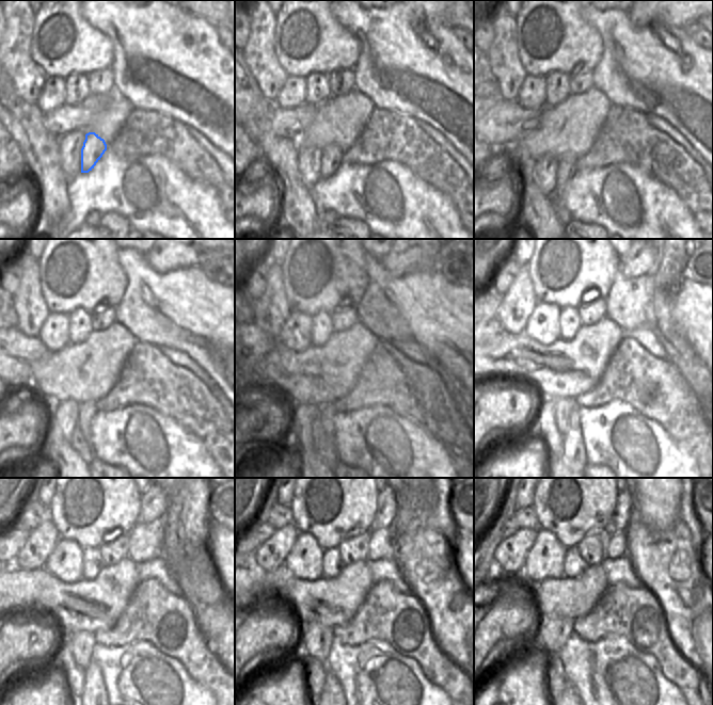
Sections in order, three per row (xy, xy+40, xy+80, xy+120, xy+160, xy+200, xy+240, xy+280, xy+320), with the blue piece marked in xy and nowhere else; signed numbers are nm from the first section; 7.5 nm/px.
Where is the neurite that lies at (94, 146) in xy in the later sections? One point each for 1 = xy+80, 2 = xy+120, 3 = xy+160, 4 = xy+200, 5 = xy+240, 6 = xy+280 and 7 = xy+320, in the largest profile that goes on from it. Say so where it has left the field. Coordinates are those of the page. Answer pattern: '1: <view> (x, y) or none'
1: xy+80 (567, 167)
2: xy+120 (86, 411)
3: xy+160 (328, 411)
4: xy+200 (573, 455)
5: xy+240 (94, 694)
6: xy+280 (332, 694)
7: xy+320 (569, 694)

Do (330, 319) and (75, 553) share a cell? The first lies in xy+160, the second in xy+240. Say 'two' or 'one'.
two

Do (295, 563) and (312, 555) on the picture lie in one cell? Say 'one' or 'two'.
one

